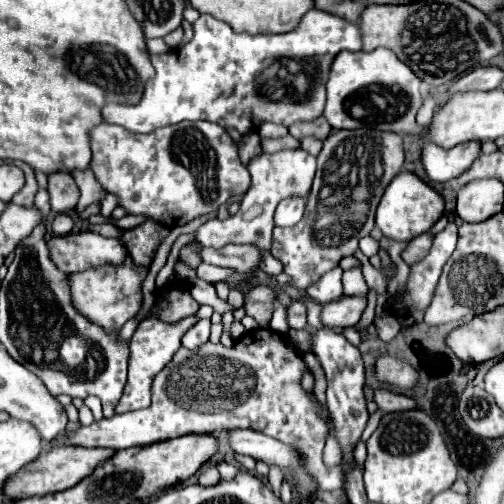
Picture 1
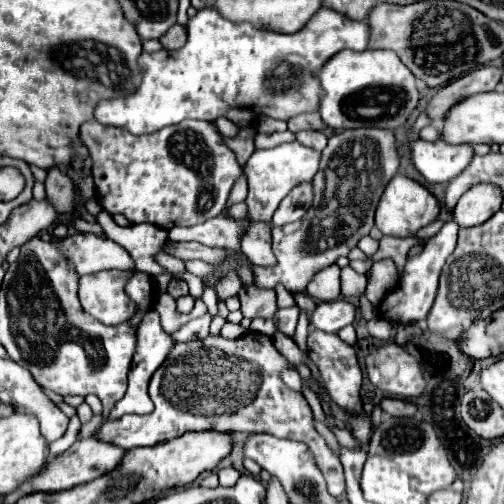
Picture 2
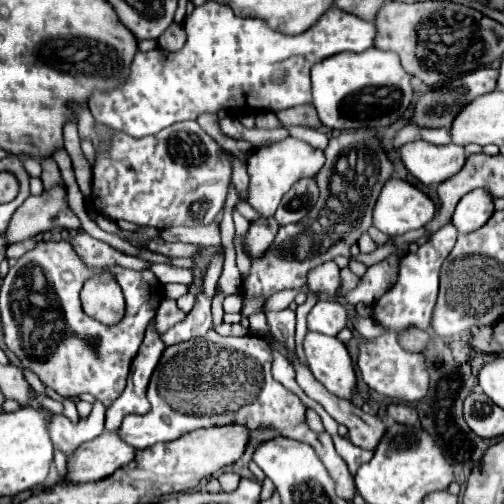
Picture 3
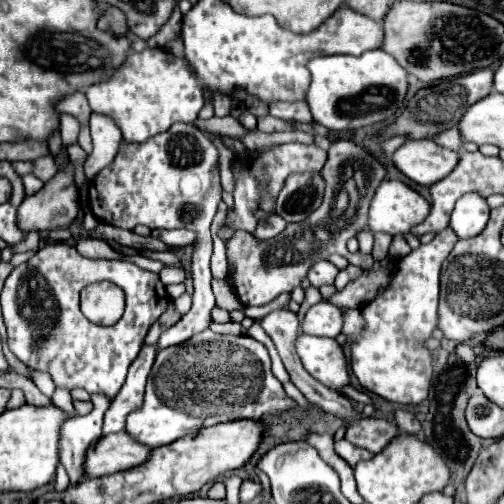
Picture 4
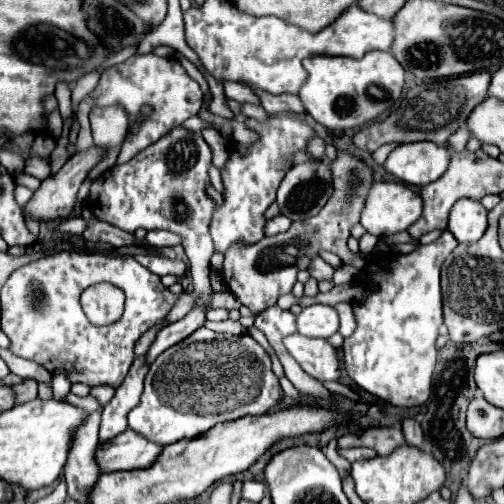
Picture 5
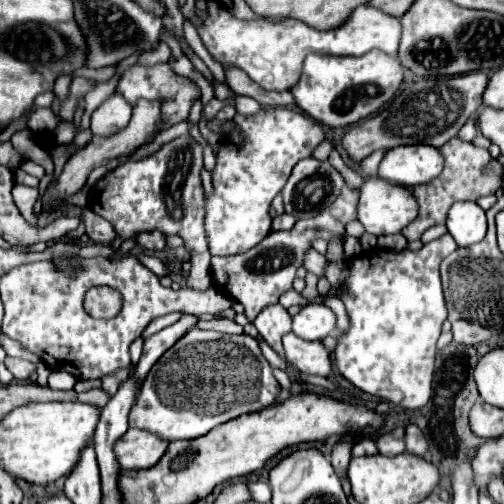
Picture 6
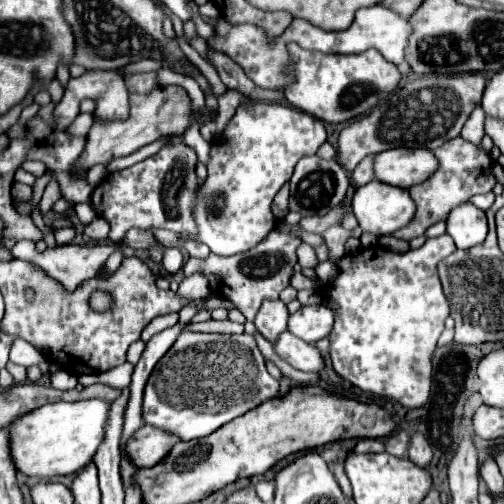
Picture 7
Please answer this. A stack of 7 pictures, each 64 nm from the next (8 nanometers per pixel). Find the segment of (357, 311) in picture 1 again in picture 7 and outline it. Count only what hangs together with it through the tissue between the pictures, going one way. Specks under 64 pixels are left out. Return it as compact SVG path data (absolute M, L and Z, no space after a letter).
M326 304L302 306L296 314L288 318L288 330L294 336L302 338L304 342L312 342L312 344L326 338L332 330L332 324L334 324L332 310Z

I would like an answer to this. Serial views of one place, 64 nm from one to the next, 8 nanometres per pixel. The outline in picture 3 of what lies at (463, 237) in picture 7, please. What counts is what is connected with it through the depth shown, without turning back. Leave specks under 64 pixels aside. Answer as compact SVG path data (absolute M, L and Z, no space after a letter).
M476 188L460 198L452 216L452 224L460 234L468 234L474 232L474 228L482 228L492 214L494 214L492 194L486 188Z

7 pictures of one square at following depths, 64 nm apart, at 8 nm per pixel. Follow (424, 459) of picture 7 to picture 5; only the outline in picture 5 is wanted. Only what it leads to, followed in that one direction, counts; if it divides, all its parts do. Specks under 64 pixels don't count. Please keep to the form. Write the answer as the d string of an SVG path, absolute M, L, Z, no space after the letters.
M404 418L402 420L402 430L404 430L404 438L406 438L408 444L418 446L418 448L422 446L422 442L424 442L422 428L420 428L420 424L414 418Z

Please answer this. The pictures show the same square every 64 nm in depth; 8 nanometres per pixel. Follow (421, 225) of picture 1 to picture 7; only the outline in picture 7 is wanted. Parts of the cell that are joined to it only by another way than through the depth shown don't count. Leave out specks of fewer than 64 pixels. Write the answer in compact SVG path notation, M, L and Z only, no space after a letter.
M372 180L372 182L364 184L364 186L360 186L356 190L356 194L354 194L352 206L354 206L354 216L356 216L363 232L372 233L376 236L394 234L396 230L406 226L414 218L414 214L416 214L416 204L410 198L408 190L384 184L380 180Z

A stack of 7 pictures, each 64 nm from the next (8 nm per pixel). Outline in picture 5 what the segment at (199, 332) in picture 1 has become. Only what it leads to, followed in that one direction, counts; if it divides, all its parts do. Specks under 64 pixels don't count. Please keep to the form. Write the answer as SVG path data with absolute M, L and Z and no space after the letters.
M184 126L172 128L158 142L150 144L138 152L126 164L116 164L100 174L90 188L88 208L98 220L118 226L126 232L136 228L146 230L170 230L184 236L184 250L190 260L190 274L194 292L198 294L196 306L178 322L166 326L152 348L148 350L148 362L152 362L160 352L188 338L192 332L204 326L206 306L212 300L210 286L210 256L214 254L214 242L210 238L210 220L214 214L214 200L206 194L206 184L210 182L208 168L212 164L212 150L204 142L200 132L186 130Z

